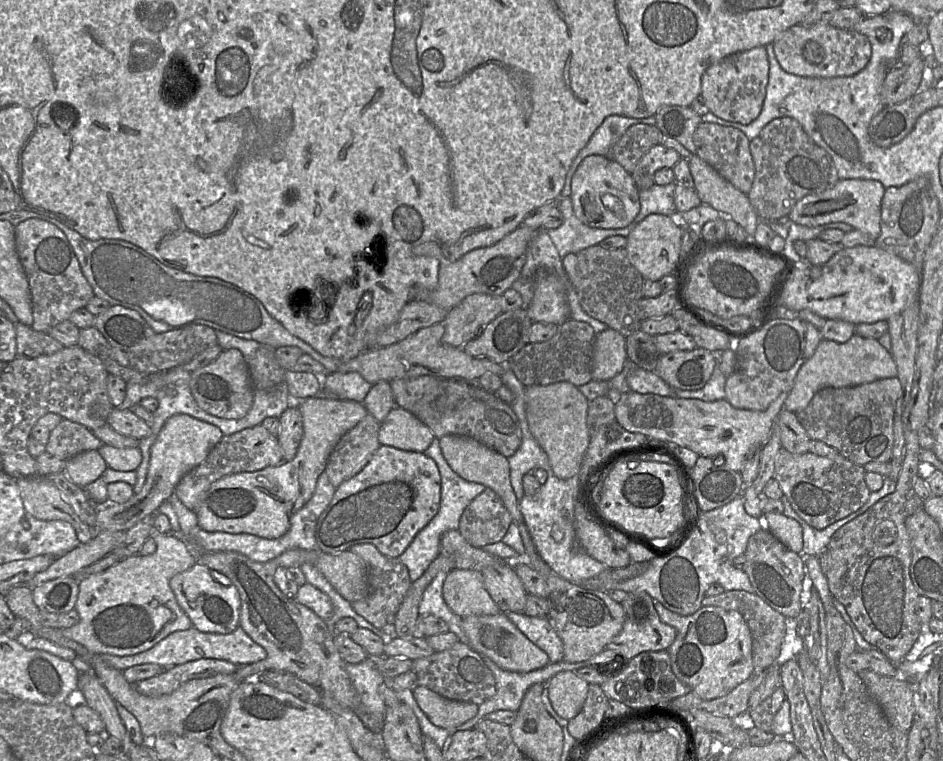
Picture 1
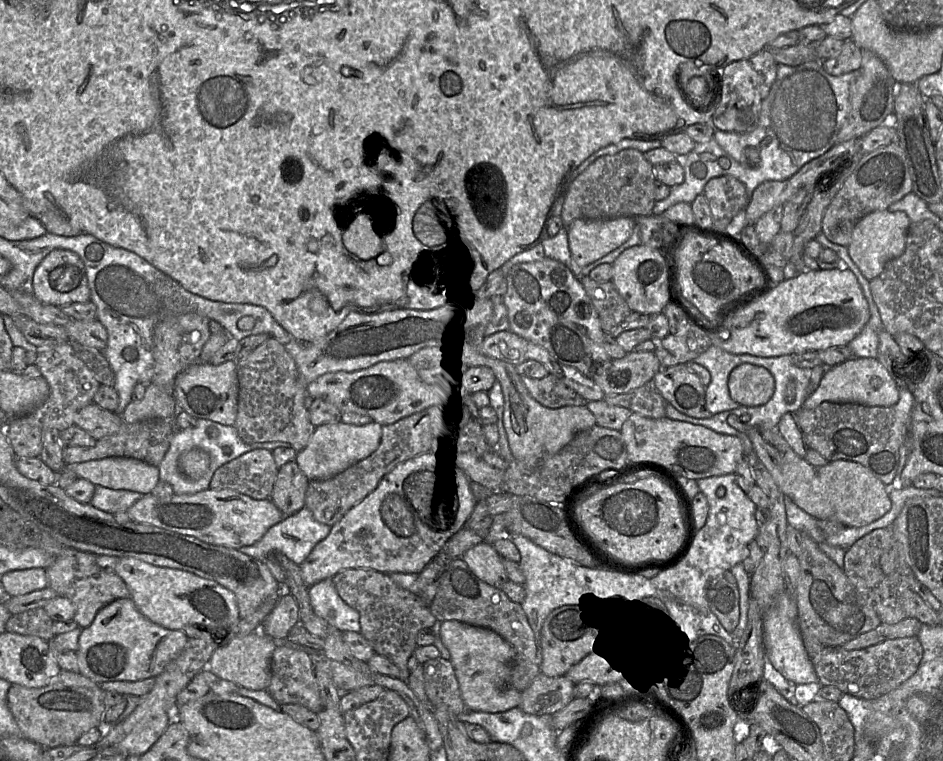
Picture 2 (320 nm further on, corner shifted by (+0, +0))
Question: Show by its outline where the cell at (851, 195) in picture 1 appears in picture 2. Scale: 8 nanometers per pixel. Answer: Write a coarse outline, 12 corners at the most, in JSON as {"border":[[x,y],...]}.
{"border":[[872,212],[847,249],[868,281],[904,252],[905,212]]}

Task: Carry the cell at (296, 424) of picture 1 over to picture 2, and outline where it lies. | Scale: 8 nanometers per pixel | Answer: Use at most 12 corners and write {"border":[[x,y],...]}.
{"border":[[295,461],[278,468],[270,499],[291,516],[309,480]]}

